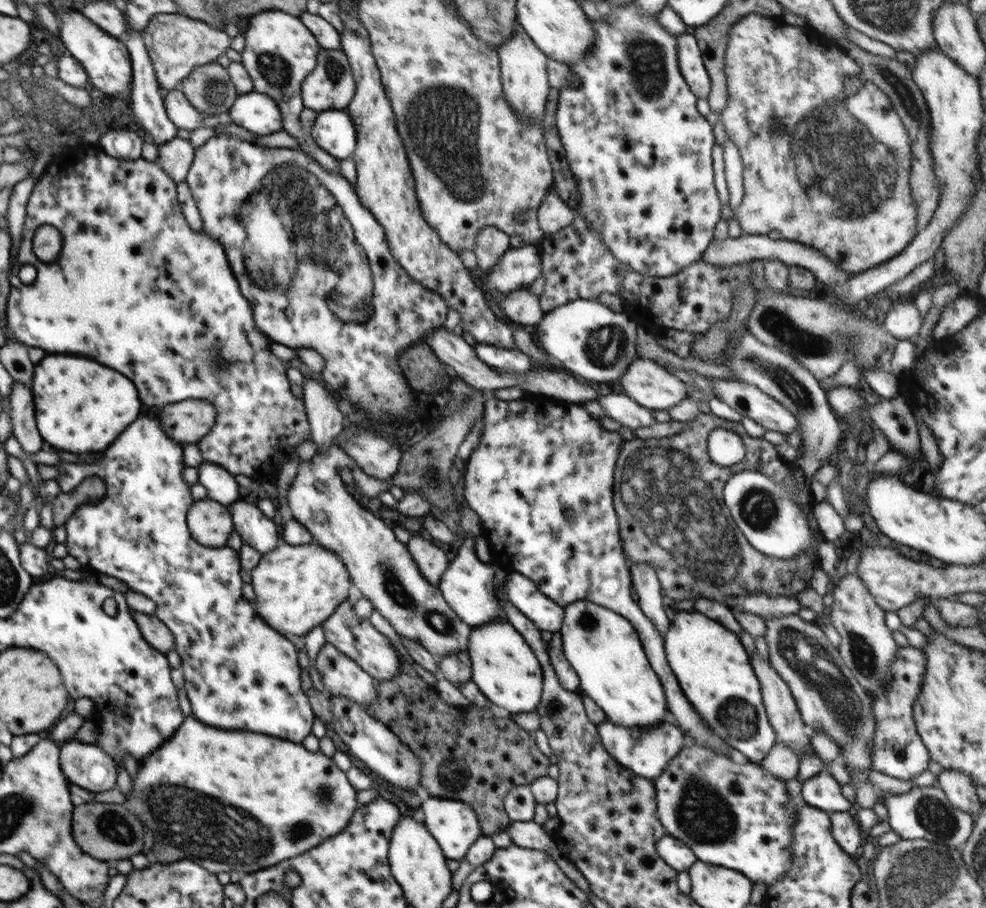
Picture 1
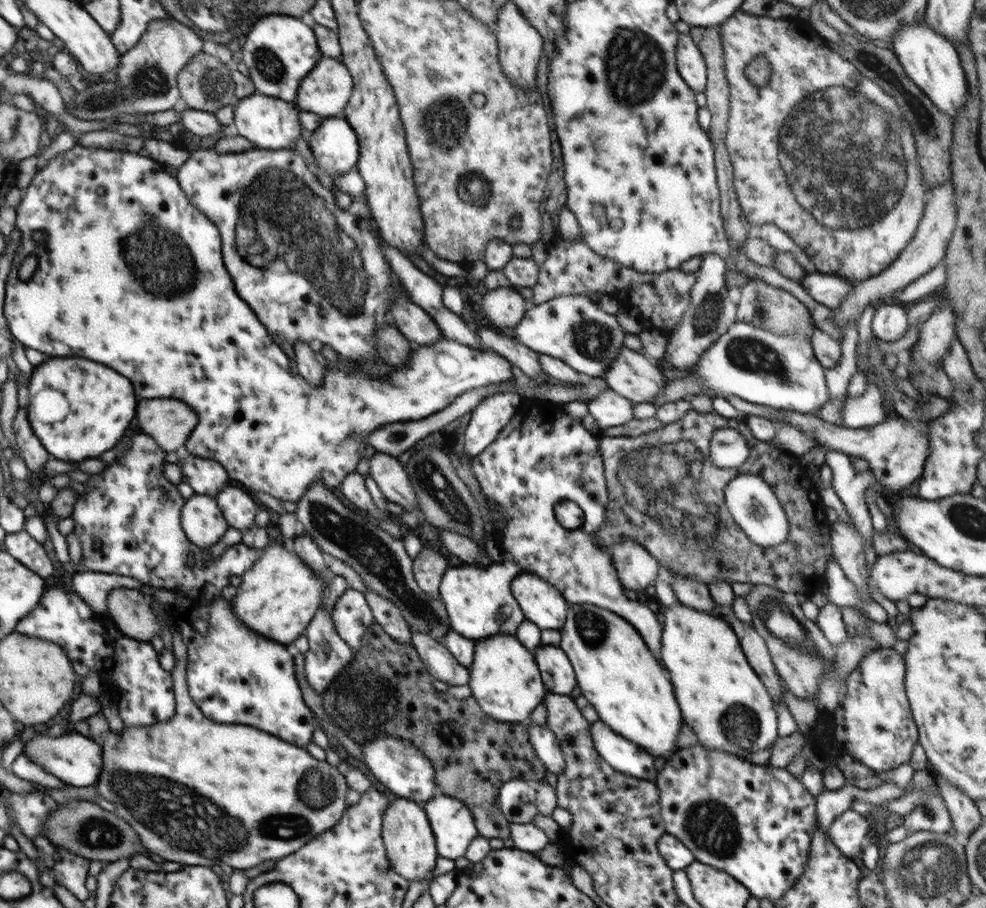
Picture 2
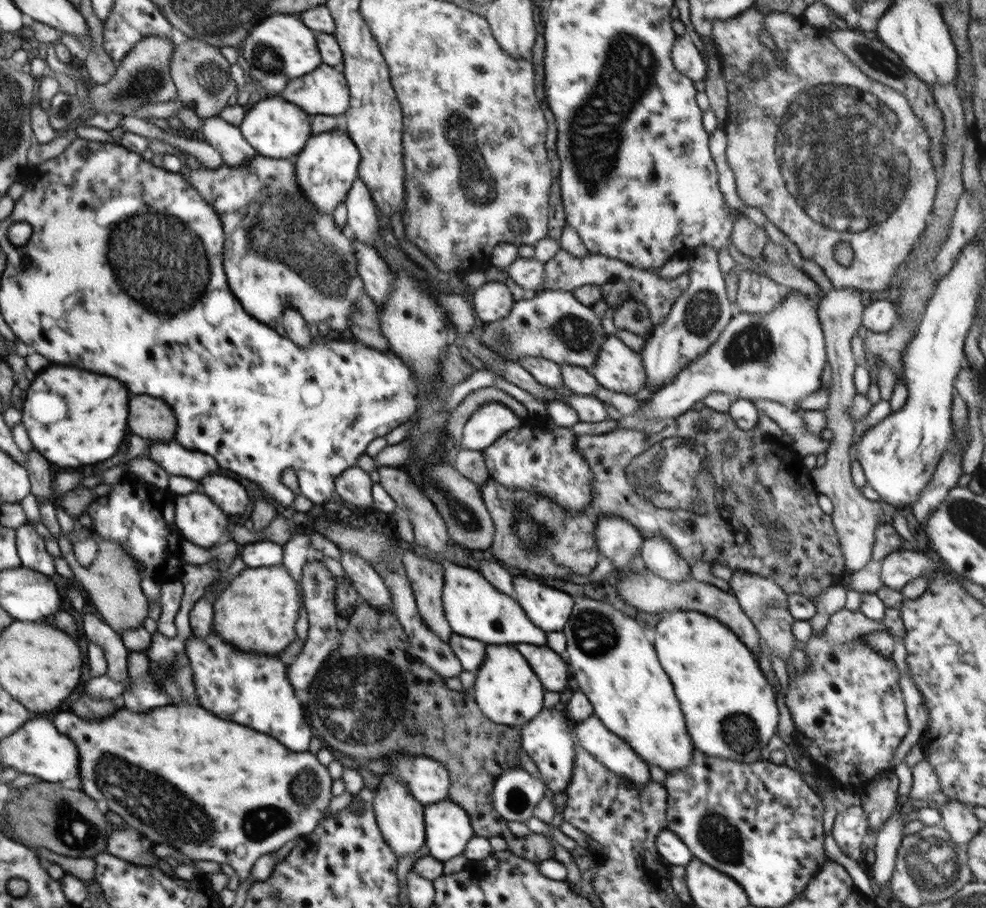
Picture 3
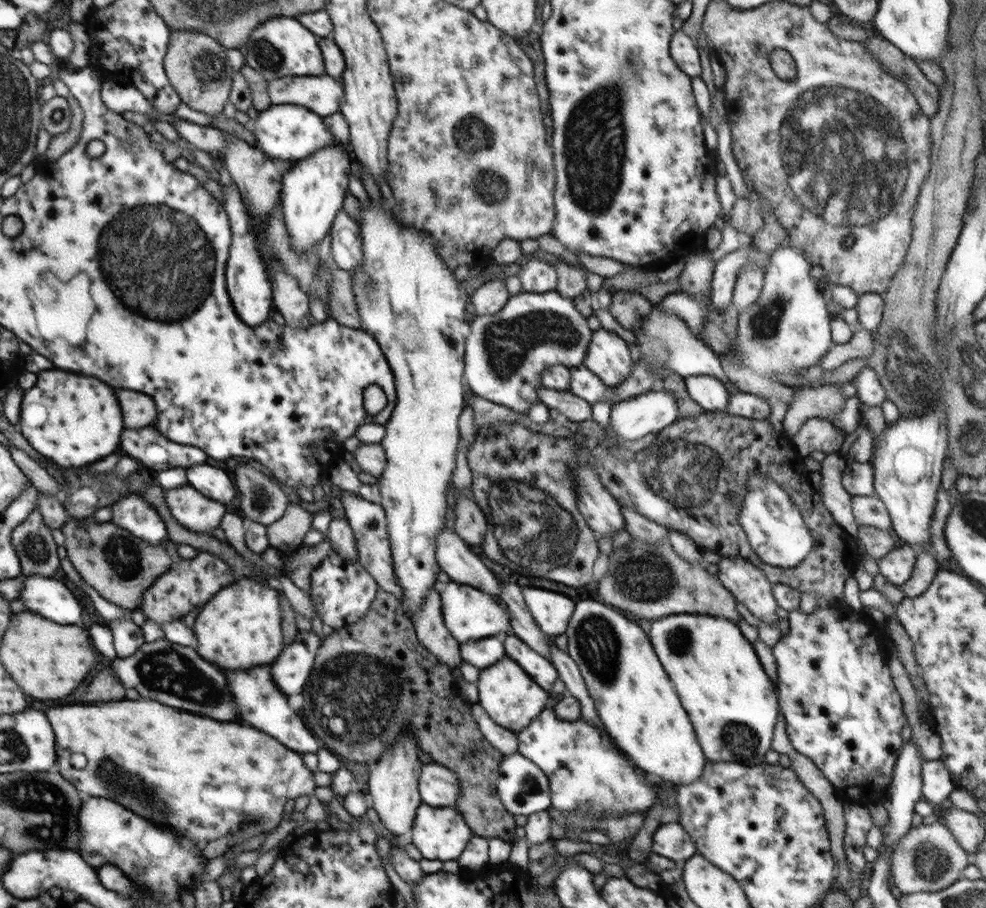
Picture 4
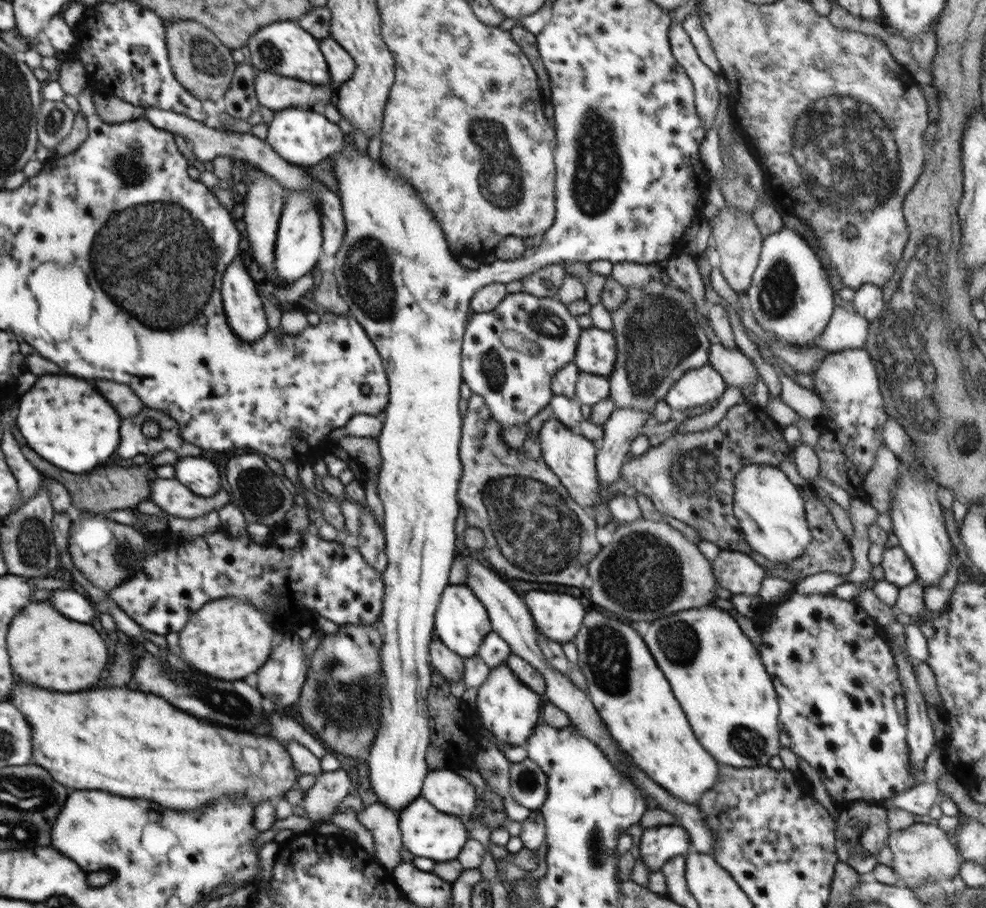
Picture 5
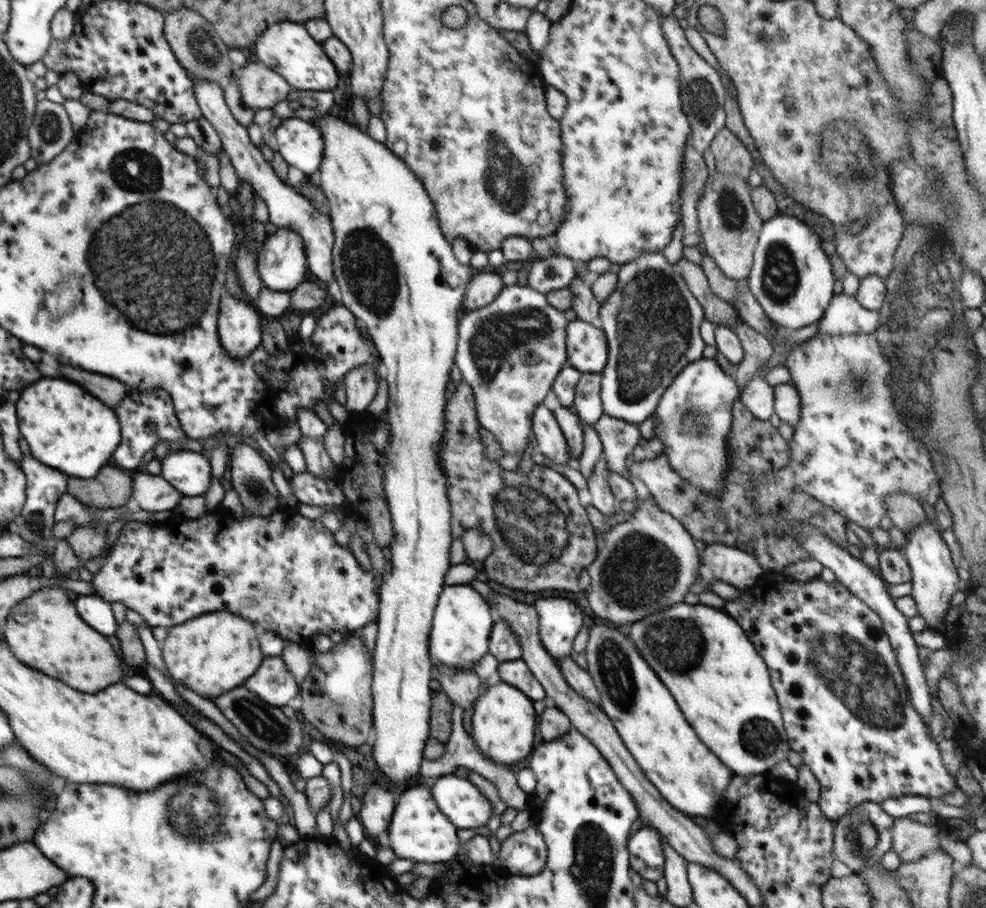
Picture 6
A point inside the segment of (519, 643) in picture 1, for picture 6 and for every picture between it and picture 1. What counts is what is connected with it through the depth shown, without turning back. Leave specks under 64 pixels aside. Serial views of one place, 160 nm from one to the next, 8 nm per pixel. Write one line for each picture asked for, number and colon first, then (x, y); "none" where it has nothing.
2: (505, 680)
3: (507, 690)
4: (511, 698)
5: (507, 707)
6: (503, 720)

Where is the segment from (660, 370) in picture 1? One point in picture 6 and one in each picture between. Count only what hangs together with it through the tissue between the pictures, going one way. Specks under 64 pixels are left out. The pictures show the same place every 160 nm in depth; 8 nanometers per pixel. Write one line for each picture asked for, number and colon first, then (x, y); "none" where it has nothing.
2: (632, 375)
3: (618, 368)
4: (608, 356)
5: (596, 351)
6: (587, 350)

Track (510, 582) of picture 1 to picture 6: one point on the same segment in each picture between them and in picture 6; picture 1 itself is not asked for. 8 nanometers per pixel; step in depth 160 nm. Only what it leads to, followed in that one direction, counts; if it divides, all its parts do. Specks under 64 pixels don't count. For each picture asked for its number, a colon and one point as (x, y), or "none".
2: (541, 604)
3: (548, 608)
4: (551, 611)
5: (558, 616)
6: (560, 620)

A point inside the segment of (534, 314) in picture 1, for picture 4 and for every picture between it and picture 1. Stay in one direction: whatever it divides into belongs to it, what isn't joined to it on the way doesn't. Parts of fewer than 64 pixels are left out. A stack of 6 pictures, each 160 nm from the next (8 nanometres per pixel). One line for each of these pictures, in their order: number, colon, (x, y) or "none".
2: (504, 306)
3: (493, 301)
4: (489, 298)

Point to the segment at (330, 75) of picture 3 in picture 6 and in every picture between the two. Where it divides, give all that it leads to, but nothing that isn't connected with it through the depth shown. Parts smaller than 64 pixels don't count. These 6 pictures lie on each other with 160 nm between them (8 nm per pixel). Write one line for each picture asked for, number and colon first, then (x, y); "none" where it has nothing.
4: (322, 94)
5: (276, 92)
6: (261, 87)

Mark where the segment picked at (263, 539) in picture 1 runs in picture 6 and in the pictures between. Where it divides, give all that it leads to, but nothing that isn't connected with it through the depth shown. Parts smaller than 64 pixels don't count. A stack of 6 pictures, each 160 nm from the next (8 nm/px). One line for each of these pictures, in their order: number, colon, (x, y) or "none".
2: (239, 509)
3: (229, 494)
4: (212, 482)
5: (200, 475)
6: (190, 472)

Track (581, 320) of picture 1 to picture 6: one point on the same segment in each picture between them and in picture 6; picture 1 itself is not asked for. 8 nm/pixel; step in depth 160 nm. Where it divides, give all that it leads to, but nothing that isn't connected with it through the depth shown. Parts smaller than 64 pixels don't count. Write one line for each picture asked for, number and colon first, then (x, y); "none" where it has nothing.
2: (572, 328)
3: (552, 324)
4: (506, 353)
5: (509, 355)
6: (510, 352)

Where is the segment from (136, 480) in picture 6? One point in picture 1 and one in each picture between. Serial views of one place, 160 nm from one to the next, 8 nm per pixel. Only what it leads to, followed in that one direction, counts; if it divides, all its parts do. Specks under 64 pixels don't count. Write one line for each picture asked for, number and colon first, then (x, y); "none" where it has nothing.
1: (210, 523)
2: (202, 519)
3: (200, 521)
4: (196, 512)
5: (172, 497)

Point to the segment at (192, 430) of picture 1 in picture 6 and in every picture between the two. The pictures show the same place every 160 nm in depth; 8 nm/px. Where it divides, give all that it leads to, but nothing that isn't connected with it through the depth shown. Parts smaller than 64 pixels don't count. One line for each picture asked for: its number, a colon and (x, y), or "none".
2: (169, 422)
3: (151, 418)
4: (139, 410)
5: (122, 397)
6: (110, 391)

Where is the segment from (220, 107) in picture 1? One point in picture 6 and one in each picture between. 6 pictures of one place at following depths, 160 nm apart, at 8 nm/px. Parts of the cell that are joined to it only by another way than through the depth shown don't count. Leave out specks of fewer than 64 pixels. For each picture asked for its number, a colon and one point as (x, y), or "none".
2: (205, 83)
3: (201, 74)
4: (196, 64)
5: (204, 66)
6: (201, 52)

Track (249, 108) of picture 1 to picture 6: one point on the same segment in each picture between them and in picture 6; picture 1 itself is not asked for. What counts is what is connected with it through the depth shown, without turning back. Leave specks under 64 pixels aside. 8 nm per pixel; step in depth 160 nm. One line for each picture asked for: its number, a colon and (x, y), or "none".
2: (268, 123)
3: (276, 128)
4: (290, 132)
5: (303, 137)
6: (299, 142)

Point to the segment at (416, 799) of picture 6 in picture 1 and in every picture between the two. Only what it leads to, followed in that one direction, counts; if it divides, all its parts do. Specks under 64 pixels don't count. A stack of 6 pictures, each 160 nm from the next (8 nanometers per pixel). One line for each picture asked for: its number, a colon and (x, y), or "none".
1: (454, 825)
2: (452, 823)
3: (448, 829)
4: (440, 833)
5: (426, 832)

